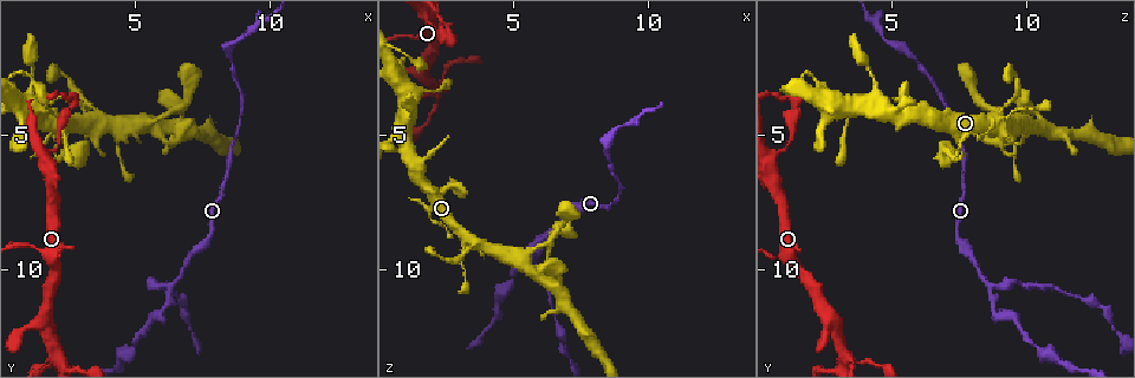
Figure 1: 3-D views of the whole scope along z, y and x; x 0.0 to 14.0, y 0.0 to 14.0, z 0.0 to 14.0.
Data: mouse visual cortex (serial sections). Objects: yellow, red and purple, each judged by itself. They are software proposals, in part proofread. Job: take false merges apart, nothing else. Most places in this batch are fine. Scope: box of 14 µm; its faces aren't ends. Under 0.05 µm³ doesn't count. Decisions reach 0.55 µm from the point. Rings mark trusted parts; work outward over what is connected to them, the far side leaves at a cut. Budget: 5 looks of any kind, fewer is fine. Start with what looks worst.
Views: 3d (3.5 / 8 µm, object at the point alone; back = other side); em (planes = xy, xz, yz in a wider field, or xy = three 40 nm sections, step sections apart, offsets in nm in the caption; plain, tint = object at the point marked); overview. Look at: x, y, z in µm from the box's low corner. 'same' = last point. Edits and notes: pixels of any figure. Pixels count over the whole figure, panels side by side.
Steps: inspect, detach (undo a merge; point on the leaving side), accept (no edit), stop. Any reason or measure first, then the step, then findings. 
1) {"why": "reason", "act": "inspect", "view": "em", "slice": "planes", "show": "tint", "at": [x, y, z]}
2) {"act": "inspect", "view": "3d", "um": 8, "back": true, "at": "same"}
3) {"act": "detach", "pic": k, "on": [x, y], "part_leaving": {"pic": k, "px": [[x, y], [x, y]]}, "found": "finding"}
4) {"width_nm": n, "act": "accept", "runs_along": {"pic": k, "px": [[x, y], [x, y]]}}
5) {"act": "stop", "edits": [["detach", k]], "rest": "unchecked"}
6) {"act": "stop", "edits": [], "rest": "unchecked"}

{"why": "branch point", "act": "inspect", "view": "3d", "um": 3.5, "at": [6.4, 10.6, 8.7]}

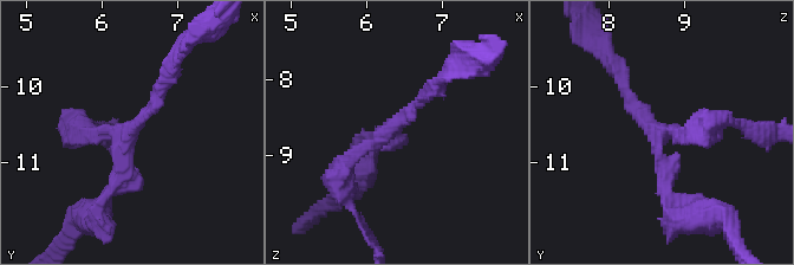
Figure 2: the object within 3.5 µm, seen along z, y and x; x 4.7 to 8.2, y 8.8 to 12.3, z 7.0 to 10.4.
{"arms": 3, "arm_widths_nm": [150, 250, 250], "why": "need the tissue", "act": "inspect", "view": "em", "slice": "xy", "step": 3, "show": "plain", "at": [6.35, 10.60, 8.65]}

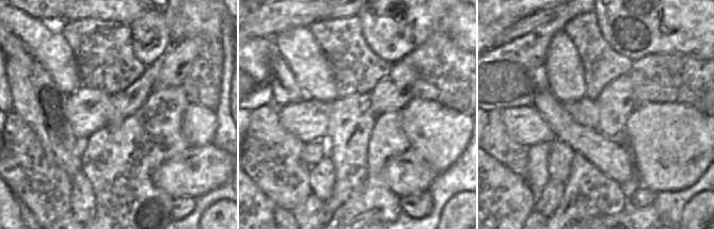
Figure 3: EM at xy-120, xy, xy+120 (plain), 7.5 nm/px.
{"act": "inspect", "view": "em", "slice": "xy", "step": 3, "show": "tint", "at": "same"}

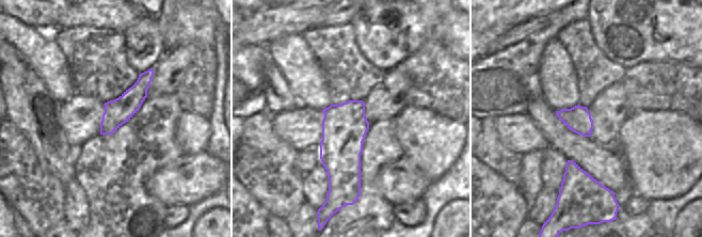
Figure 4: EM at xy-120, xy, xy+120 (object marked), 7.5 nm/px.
{"act": "accept", "runs_along": {"pic": 2, "px": [[166, 76], [103, 204]]}, "found": "continuous, no second cell"}

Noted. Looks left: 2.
{"why": "four-way junction", "act": "inspect", "view": "3d", "um": 8, "at": [2.2, 13.4, 3.2]}

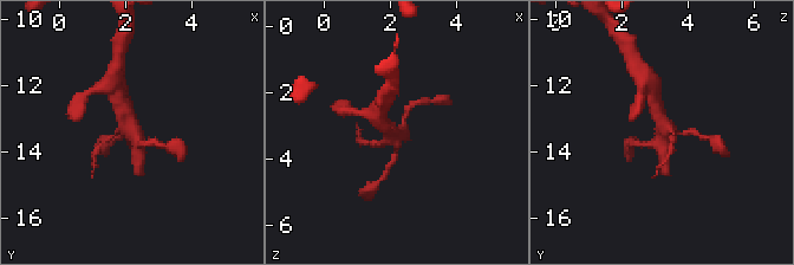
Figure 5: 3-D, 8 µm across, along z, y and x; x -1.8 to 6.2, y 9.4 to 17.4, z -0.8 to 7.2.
{"arms": 4, "arm_widths_nm": [100, 150, 200, 400], "act": "inspect", "view": "em", "slice": "xy", "step": 3, "show": "tint", "at": [2.2, 13.3, 3.3]}

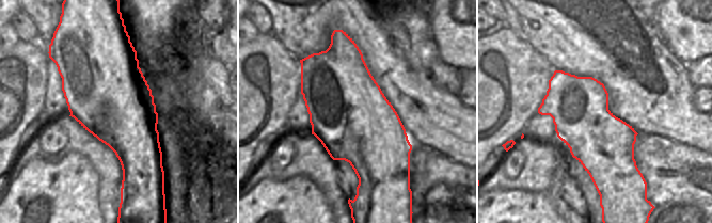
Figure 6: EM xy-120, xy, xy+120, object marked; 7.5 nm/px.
{"width_nm": 600, "act": "accept", "runs_along": {"pic": 5, "px": [[118, 102], [123, 122], [141, 143]]}, "found": "one cell here"}

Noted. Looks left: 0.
{"act": "stop", "edits": [], "rest": "unchecked"}

